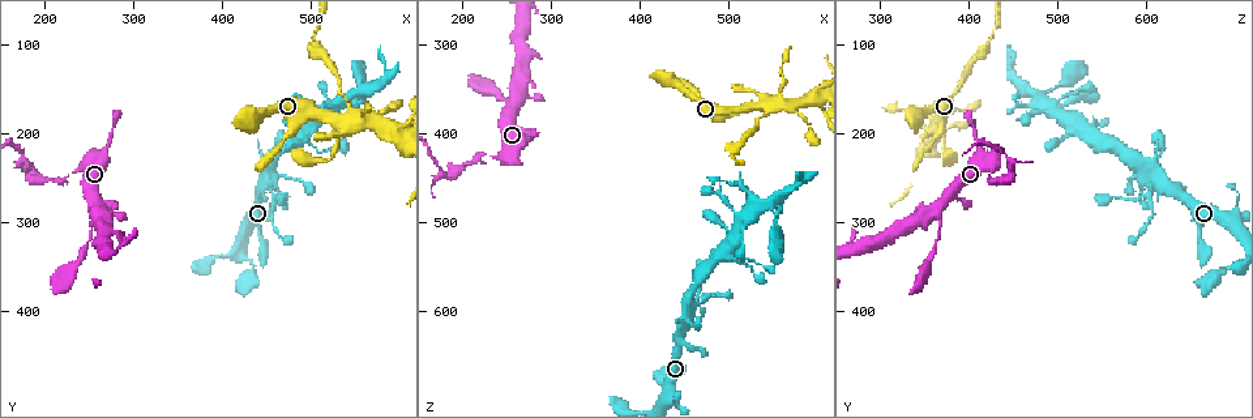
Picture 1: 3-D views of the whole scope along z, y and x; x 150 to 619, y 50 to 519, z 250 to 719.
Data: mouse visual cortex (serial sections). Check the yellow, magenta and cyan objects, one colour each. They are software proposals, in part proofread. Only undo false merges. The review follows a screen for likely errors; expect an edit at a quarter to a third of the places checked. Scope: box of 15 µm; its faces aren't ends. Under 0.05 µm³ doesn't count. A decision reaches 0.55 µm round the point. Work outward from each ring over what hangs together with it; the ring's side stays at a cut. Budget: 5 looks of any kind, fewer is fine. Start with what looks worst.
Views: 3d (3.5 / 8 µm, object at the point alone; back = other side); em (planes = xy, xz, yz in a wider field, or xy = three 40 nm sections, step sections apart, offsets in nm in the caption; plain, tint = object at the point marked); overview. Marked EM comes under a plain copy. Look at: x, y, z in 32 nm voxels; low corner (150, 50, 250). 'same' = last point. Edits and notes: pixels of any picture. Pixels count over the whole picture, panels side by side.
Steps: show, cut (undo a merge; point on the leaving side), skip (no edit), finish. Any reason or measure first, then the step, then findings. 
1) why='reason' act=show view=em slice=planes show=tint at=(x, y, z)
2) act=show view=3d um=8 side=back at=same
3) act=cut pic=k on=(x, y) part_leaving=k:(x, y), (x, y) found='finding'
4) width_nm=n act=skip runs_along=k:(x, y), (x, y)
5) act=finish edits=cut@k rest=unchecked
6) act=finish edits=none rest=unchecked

why='sudden change in width' act=show view=3d um=3.5 at=(465, 265, 595)

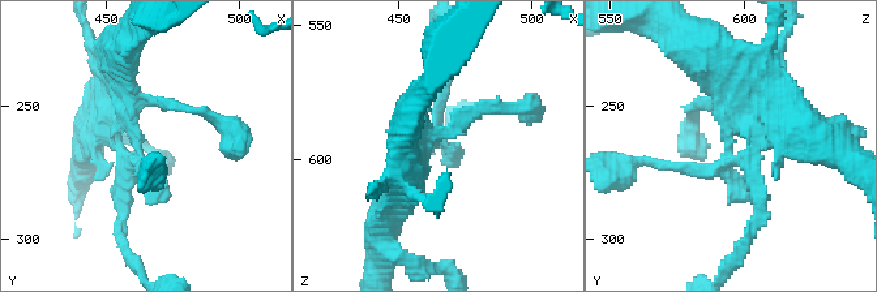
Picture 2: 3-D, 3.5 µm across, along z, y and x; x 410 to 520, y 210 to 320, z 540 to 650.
why='shape alone is not enough' act=show view=em slice=xy step=3 show=tint at=(462, 264, 594)

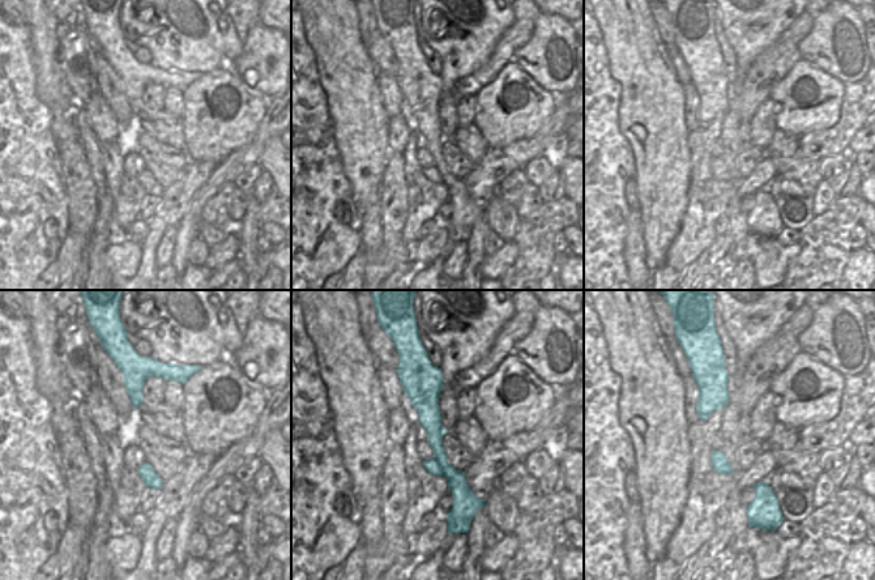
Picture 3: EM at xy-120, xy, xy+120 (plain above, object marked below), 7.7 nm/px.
width_nm=180 act=skip runs_along=2:(773, 90), (735, 106), (722, 166), (666, 166) found='one cell here'

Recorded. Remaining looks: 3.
why='calibre changes' act=show view=3d um=3.5 side=back at=(250, 310, 370)

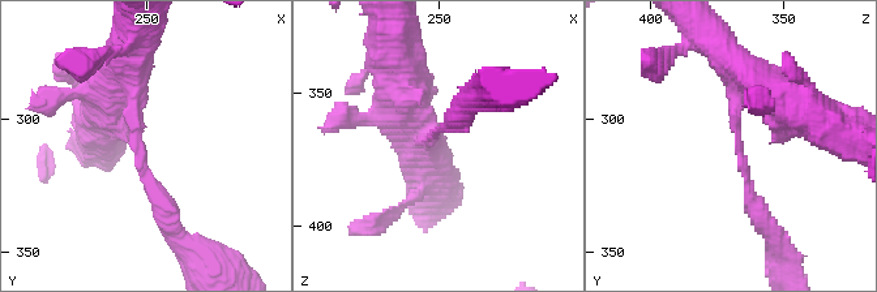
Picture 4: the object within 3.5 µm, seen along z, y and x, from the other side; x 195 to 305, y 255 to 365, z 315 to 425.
arm_widths_nm=200,300 why='need the tissue' act=show view=em slice=xy step=3 show=tint at=(254, 309, 367)

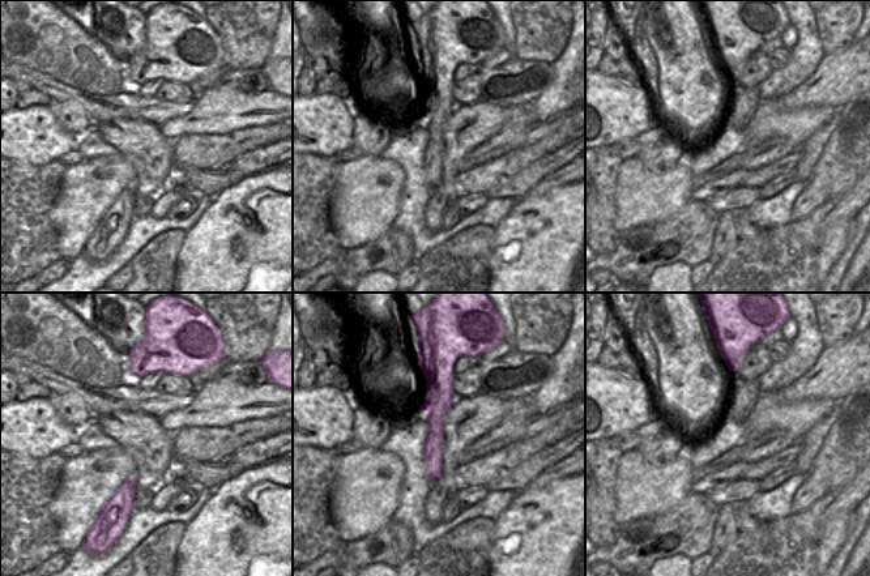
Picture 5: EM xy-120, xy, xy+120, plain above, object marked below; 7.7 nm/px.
why='cut it another way' act=show view=em slice=xy step=1 show=tint at=same

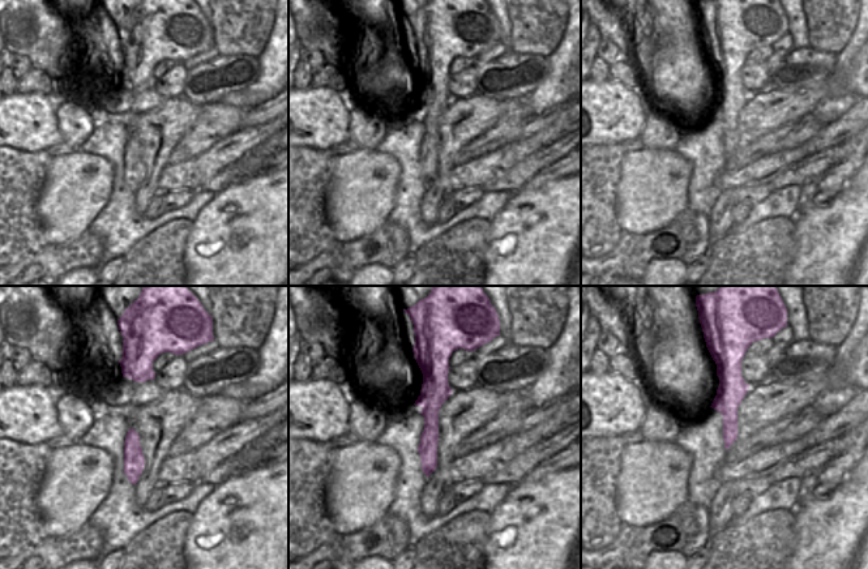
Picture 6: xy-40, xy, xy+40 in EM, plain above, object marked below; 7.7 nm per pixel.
act=skip runs_along=4:(123, 63), (142, 175), (166, 218) found='all the same cell'

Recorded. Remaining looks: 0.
act=finish edits=none rest=unchecked

